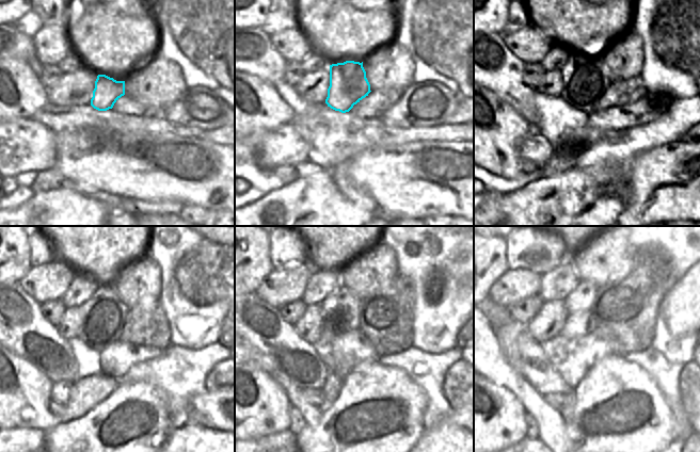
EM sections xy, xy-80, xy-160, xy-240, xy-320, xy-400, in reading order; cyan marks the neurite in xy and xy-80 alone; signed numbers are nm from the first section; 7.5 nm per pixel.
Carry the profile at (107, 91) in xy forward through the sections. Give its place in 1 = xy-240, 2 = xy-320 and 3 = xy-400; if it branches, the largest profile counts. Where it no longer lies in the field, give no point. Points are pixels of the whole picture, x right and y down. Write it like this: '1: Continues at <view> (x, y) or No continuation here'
1: Continues at xy-240 (104, 316)
2: Continues at xy-320 (340, 311)
3: Continues at xy-400 (582, 299)

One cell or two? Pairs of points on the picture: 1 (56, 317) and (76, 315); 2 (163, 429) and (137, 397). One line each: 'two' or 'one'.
1: two
2: one

